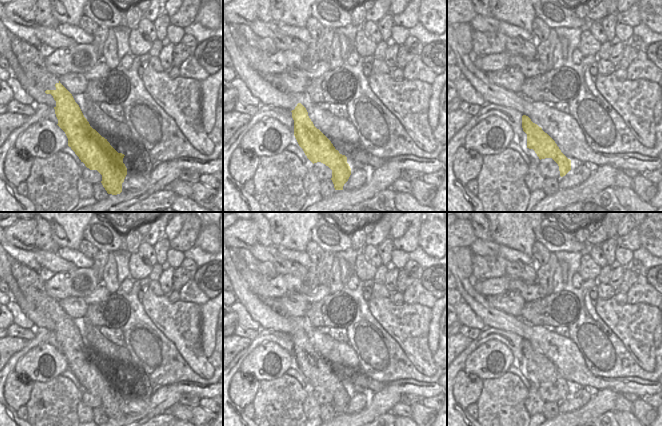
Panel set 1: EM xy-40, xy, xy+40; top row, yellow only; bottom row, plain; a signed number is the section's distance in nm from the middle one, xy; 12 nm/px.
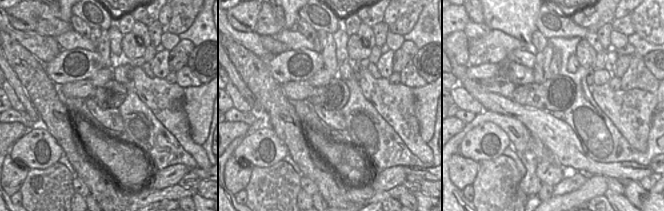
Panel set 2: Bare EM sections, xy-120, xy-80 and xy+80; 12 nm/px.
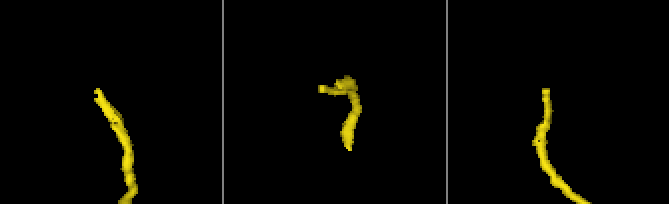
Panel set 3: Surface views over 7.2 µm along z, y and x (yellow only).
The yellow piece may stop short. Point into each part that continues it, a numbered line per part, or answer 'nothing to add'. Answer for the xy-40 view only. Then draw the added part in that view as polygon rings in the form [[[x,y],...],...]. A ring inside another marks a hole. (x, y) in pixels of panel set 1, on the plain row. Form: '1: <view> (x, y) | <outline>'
1: xy-40 (31, 284) | [[[14,261],[11,265],[11,274],[15,278],[25,298],[34,304],[42,314],[56,314],[59,299],[49,297],[44,290],[45,275],[39,275],[35,270]]]

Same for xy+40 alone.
nothing to add

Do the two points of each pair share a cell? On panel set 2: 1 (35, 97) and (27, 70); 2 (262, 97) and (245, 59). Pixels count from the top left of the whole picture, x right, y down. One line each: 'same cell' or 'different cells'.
1: same cell
2: same cell

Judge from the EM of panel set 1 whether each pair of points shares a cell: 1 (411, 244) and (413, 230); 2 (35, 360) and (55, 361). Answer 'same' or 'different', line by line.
1: same
2: same

